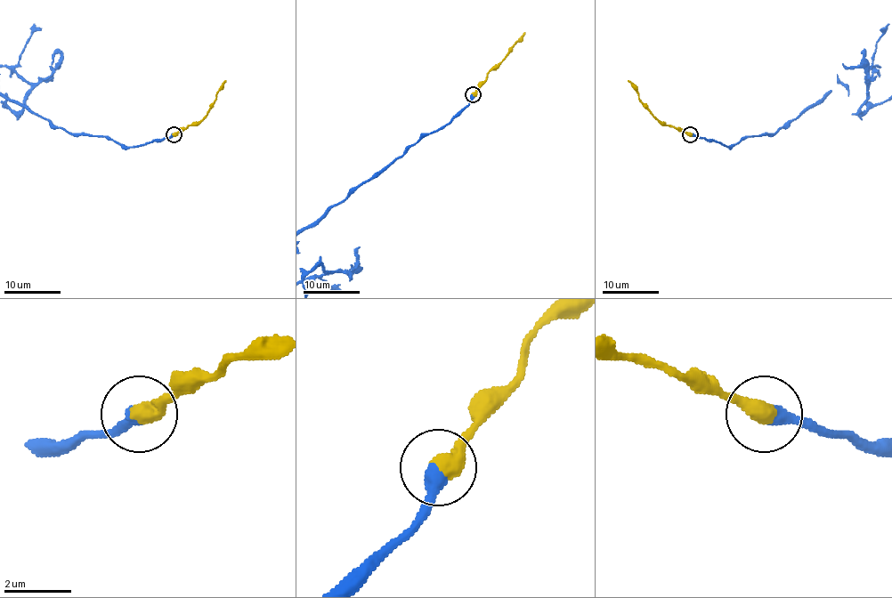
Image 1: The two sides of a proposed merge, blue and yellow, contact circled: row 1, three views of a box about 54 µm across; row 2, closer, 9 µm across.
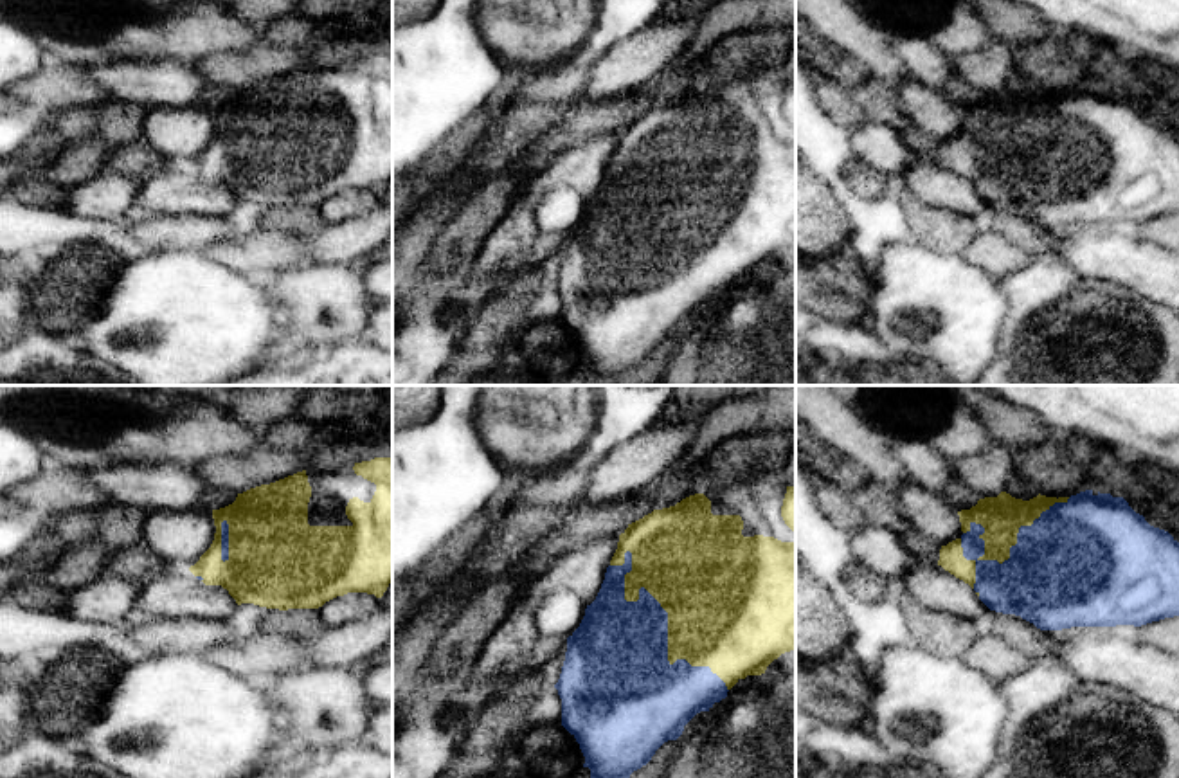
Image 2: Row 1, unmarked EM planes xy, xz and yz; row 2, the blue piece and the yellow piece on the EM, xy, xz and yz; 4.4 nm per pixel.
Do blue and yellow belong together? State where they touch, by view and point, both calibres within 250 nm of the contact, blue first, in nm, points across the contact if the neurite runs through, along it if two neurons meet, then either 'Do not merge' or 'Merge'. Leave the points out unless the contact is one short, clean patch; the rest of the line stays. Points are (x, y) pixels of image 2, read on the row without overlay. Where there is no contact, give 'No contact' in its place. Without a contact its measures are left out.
Touches blue at xz (666, 215). Thickness 420 nm (blue) against 500 nm. Merge

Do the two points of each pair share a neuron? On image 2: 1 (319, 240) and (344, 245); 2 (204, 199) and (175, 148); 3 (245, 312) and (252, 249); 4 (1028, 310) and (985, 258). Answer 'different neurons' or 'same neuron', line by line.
1: same neuron
2: different neurons
3: different neurons
4: different neurons

